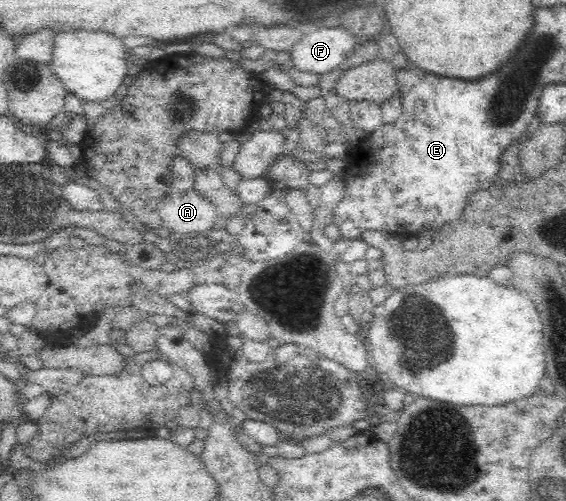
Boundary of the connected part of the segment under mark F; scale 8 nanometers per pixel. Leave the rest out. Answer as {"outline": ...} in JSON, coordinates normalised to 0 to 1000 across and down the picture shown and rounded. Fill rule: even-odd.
{"outline":[[[602,54],[541,58],[535,78],[512,98],[512,128],[525,140],[578,150],[625,108],[631,76]]]}

